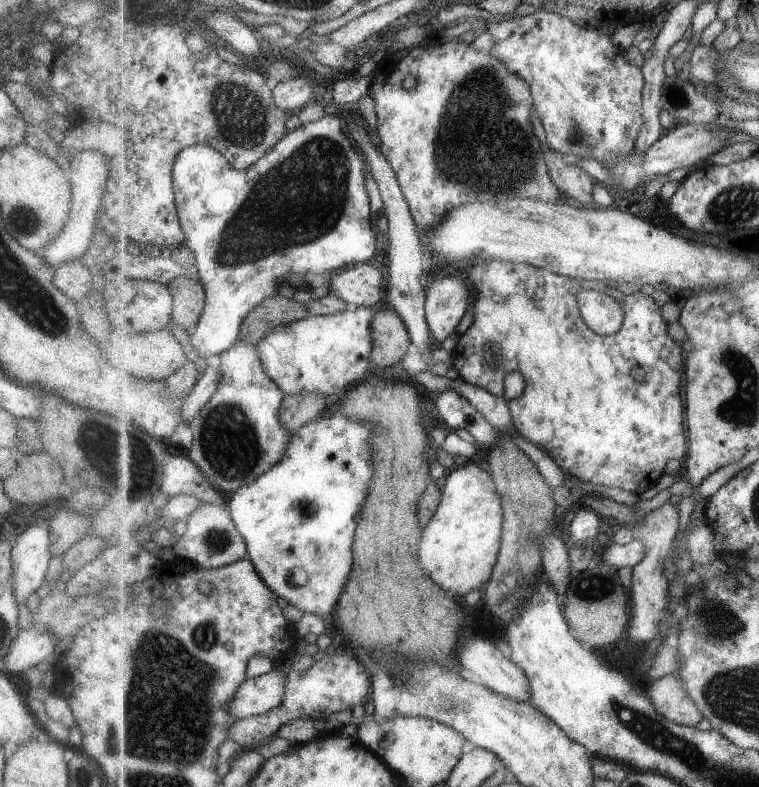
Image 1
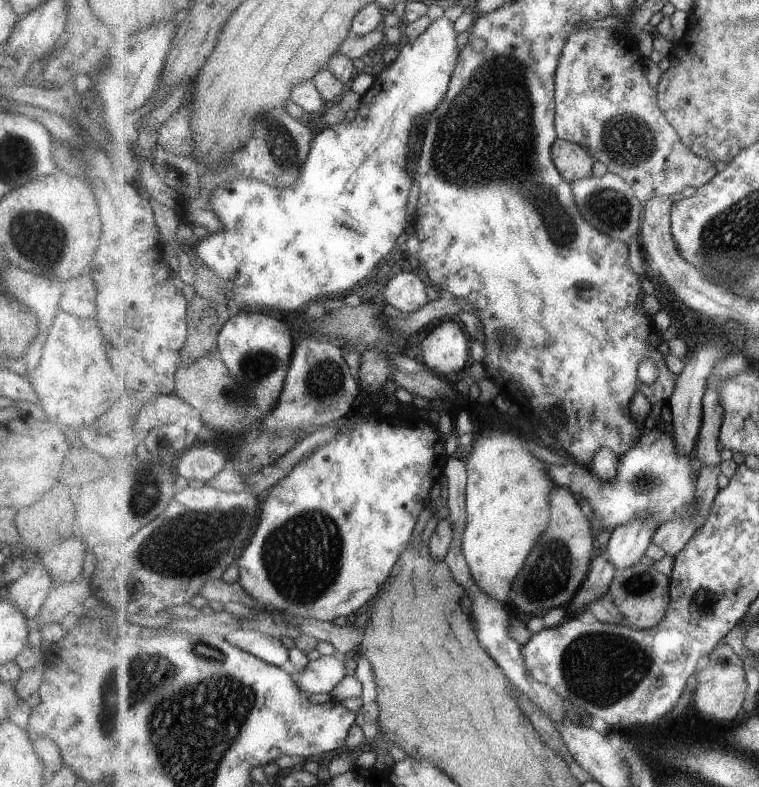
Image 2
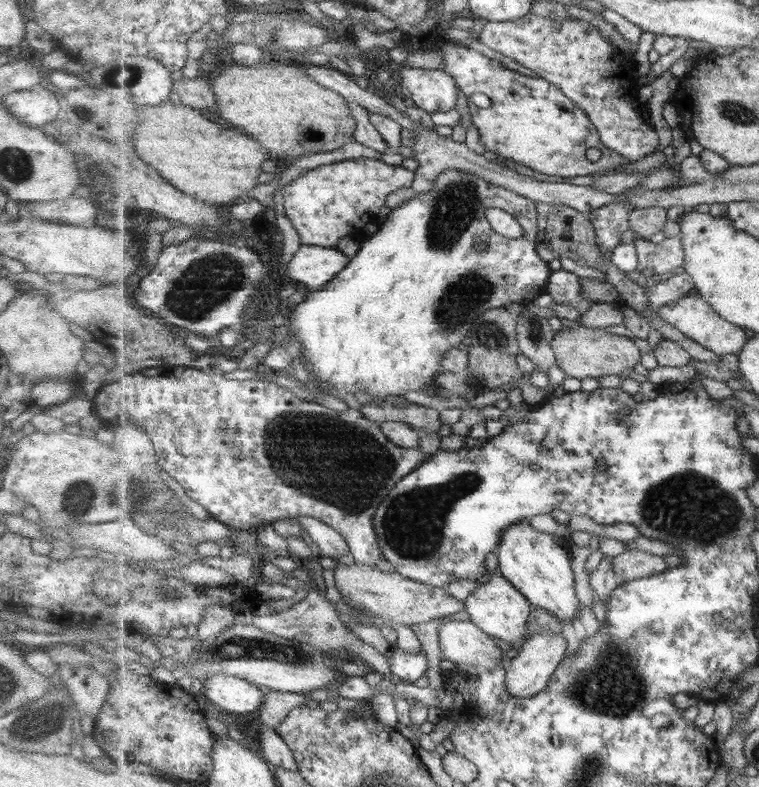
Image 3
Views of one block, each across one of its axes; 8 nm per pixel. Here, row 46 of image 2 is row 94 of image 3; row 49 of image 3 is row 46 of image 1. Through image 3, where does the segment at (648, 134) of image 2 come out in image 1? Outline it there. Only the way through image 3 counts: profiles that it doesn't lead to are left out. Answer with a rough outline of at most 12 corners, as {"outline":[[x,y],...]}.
{"outline":[[541,8],[486,25],[551,151],[631,158],[646,75]]}

